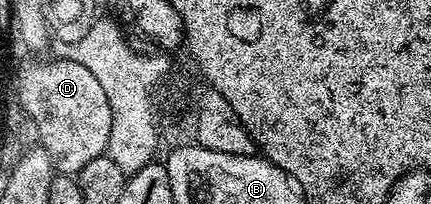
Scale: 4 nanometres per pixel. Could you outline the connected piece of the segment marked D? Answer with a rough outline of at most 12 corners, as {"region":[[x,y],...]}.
{"region":[[58,56],[26,65],[22,100],[58,173],[106,155],[101,80]]}

